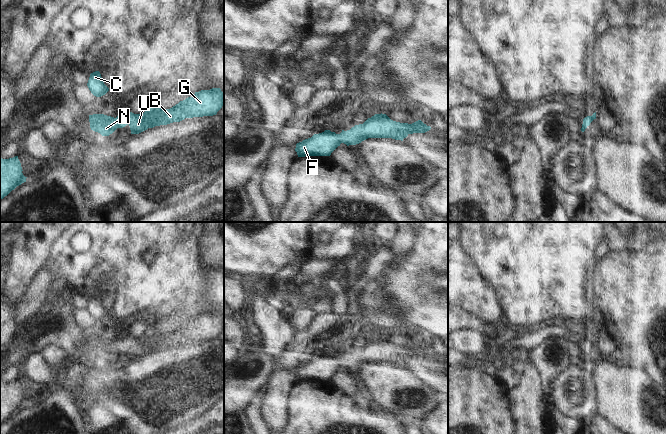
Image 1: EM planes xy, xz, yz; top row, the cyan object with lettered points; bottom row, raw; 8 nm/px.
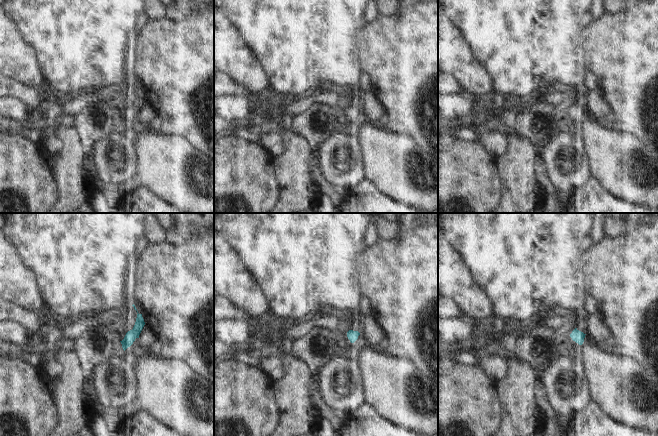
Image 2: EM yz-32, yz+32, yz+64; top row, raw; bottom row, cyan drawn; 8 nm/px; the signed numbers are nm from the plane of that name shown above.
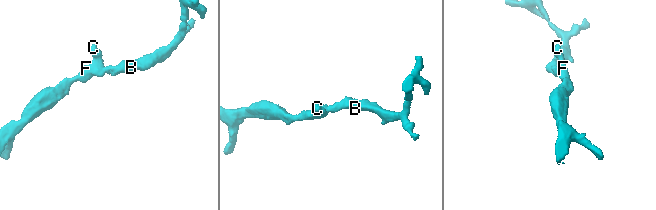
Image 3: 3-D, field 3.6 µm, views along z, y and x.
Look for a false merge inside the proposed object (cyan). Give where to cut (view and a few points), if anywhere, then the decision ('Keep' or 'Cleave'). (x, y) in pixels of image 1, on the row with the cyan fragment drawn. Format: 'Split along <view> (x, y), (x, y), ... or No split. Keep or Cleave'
No split. Keep

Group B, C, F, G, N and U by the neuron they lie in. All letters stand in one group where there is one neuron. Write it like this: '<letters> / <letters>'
B C F G N U

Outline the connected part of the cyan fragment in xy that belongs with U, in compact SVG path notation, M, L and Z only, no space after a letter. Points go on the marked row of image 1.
M212 88L210 90L201 90L195 92L192 97L188 97L170 109L161 109L157 105L150 105L149 108L141 114L134 114L132 112L126 112L117 116L116 118L107 116L104 114L89 115L89 122L91 130L100 133L102 136L109 136L117 128L123 128L126 125L130 126L131 134L139 134L148 128L155 126L167 125L173 122L180 122L185 118L213 116L224 105L224 93L220 88Z

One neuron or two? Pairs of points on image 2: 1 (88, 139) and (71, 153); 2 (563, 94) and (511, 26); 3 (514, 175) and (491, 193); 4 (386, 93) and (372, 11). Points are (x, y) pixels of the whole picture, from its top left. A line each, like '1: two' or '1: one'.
1: two
2: one
3: two
4: two

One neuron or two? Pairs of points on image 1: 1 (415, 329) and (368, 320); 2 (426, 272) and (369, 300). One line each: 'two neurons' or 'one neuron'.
1: two neurons
2: two neurons

